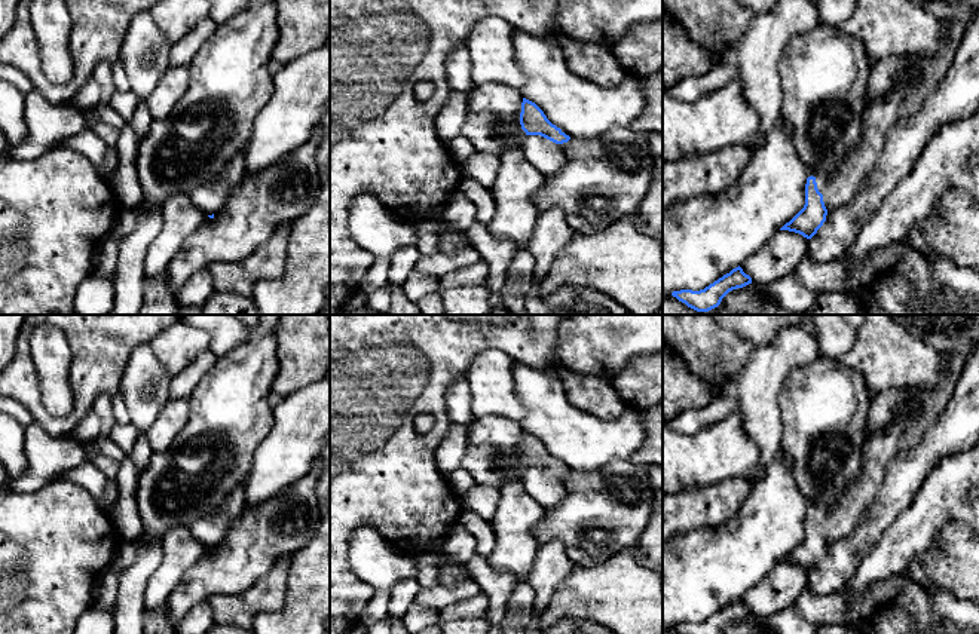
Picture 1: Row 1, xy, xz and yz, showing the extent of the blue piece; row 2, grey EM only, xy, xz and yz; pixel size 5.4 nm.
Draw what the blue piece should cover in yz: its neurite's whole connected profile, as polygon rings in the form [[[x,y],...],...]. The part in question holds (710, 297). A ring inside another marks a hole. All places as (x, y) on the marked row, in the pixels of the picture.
[[[738,266],[700,291],[680,290],[671,295],[697,312],[709,312],[718,307],[722,298],[732,290],[752,284],[752,278]]]

